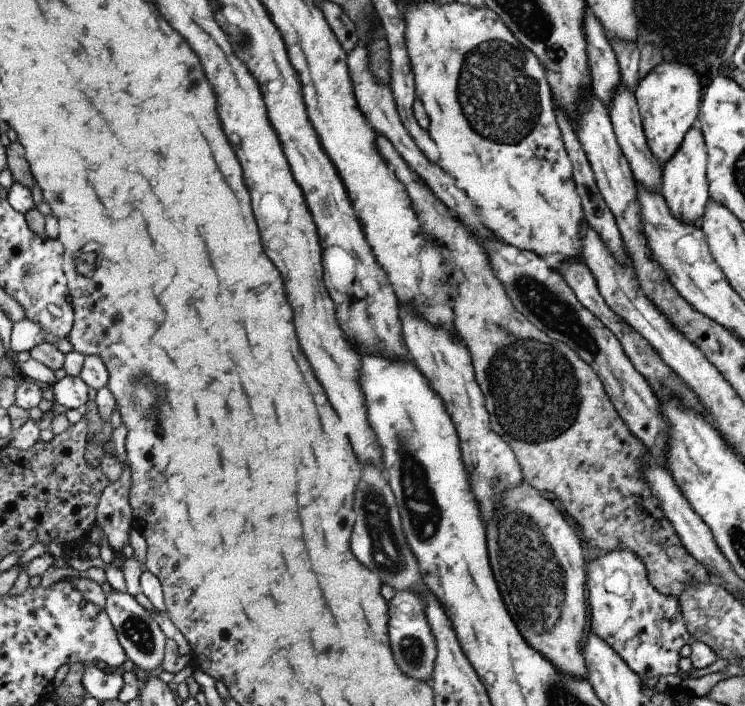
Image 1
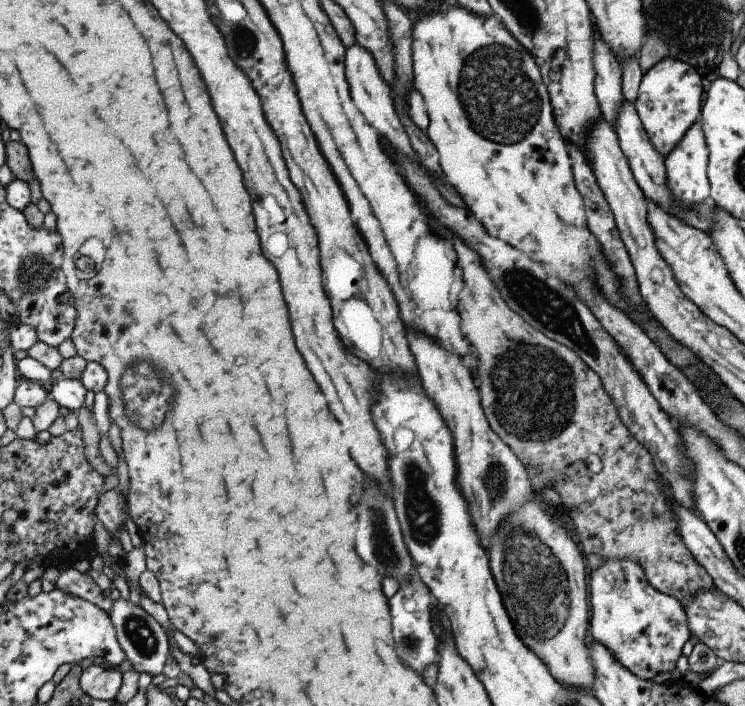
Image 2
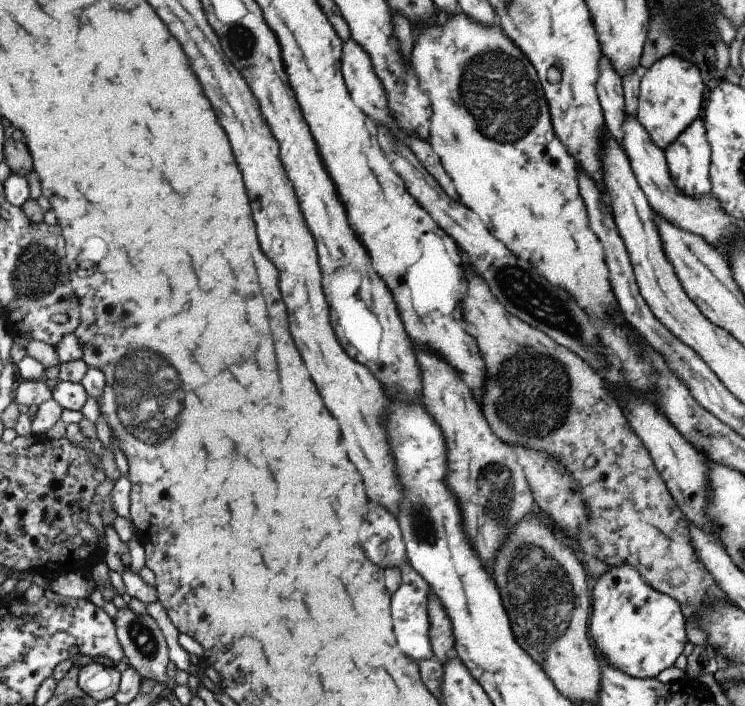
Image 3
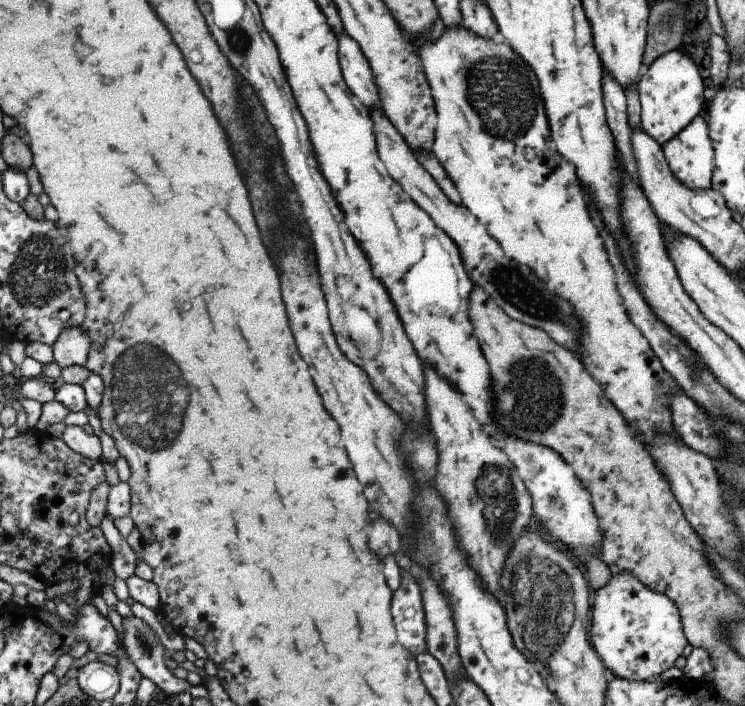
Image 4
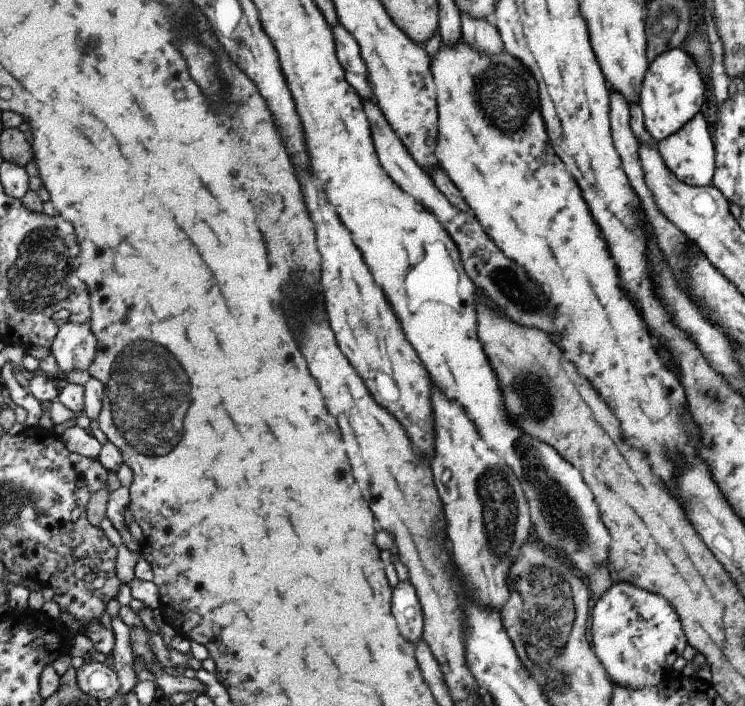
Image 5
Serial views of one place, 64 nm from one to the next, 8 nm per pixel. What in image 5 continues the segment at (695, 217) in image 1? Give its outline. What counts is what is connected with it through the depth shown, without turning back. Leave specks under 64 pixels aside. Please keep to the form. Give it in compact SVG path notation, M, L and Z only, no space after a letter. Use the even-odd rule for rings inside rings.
M697 112L687 124L683 124L683 128L673 132L673 136L667 136L665 140L655 142L655 146L659 150L663 164L669 168L669 172L673 172L673 176L677 176L677 180L681 180L693 188L703 188L713 182L713 174L715 174L713 136L711 136L711 128L709 128L709 124L705 124L701 112Z

